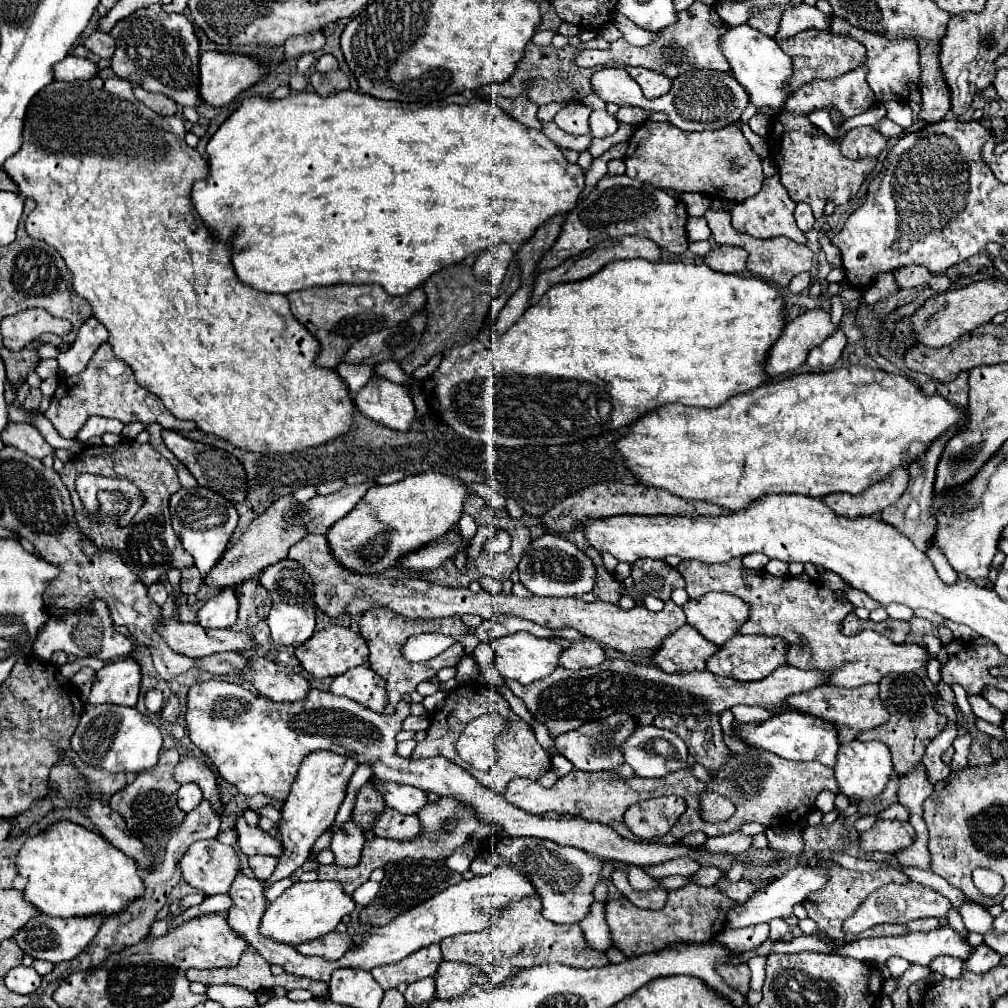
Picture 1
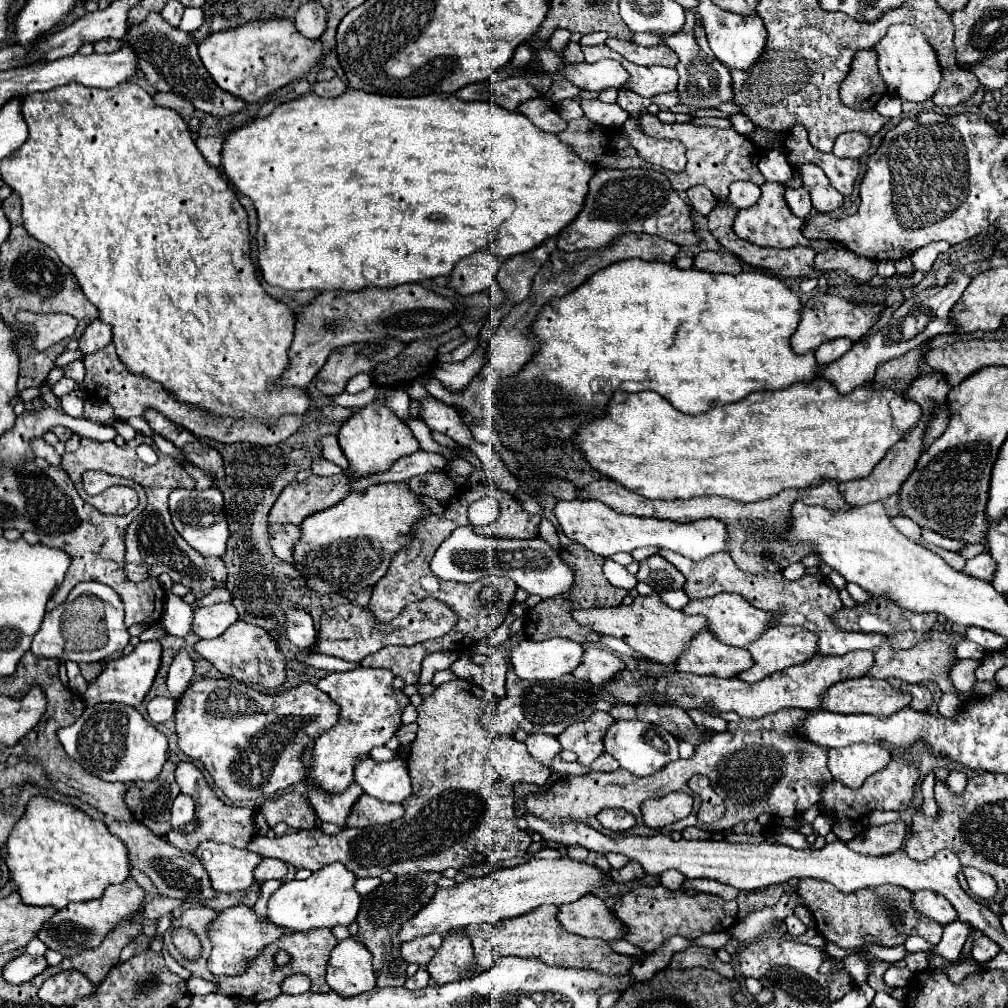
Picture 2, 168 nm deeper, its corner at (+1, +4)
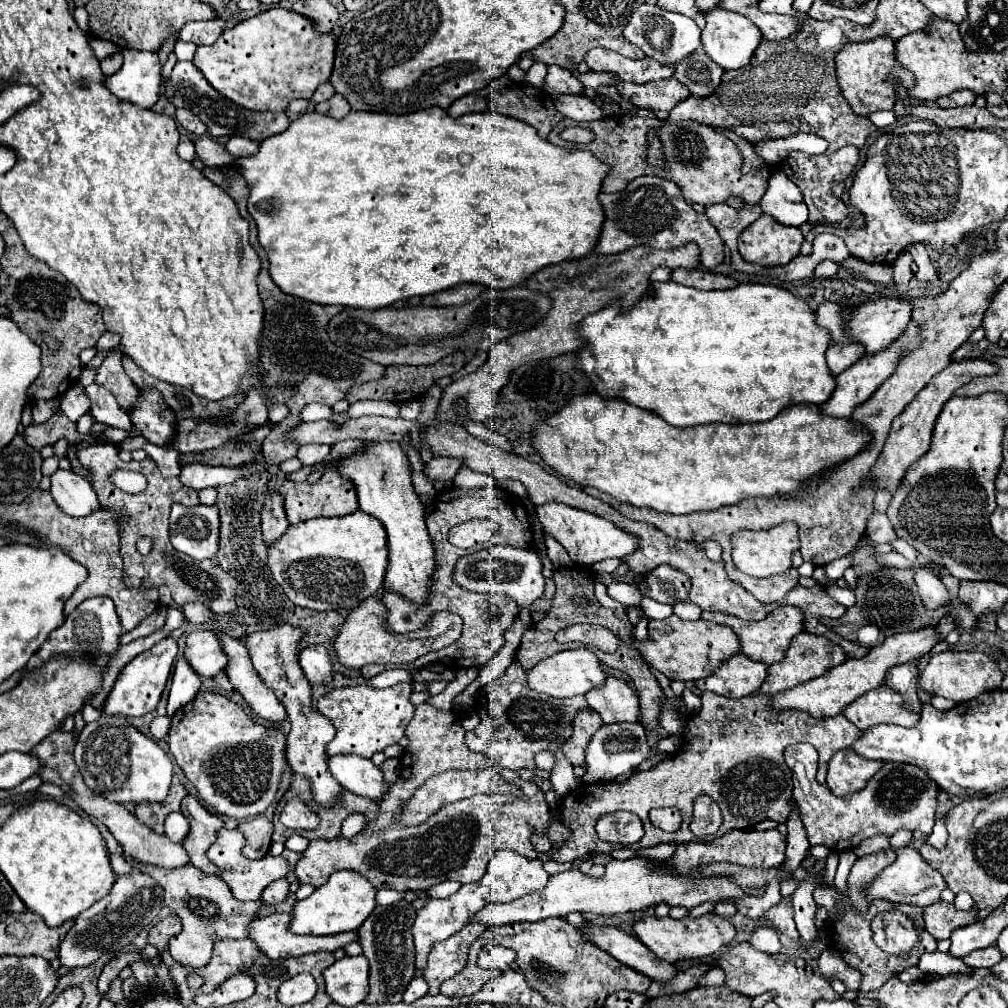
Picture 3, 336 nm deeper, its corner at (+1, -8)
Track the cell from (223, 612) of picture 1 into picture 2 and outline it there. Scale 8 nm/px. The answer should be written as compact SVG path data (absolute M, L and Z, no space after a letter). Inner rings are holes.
M212 604L212 606L206 606L206 608L196 608L192 632L200 640L218 638L236 620L238 620L238 612L232 604Z

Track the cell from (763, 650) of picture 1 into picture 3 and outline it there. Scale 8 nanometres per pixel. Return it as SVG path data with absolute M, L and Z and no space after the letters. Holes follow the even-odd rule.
M800 632L790 642L790 648L788 648L784 660L774 662L774 664L768 666L768 676L766 676L764 684L760 686L760 692L764 692L764 694L776 694L776 692L794 688L800 682L806 682L806 680L812 680L816 676L822 676L826 670L830 670L832 666L842 664L844 660L846 660L846 654L842 652L842 648L838 644L834 644L834 642L830 642L828 638L822 638L822 636Z

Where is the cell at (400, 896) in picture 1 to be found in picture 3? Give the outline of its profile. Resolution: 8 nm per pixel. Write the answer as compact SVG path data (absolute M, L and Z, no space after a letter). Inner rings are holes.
M400 900L392 906L376 906L362 928L358 928L358 944L370 962L370 994L364 1002L384 1004L402 1000L406 984L414 978L414 944L410 932L414 918L416 910L406 900Z

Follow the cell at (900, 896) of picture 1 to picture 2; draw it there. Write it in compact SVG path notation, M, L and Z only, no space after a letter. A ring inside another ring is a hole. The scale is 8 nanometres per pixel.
M914 892L912 894L912 902L914 902L914 908L918 912L922 912L924 916L936 920L938 924L946 926L950 922L956 920L956 912L954 912L954 906L940 894L934 894L934 892Z

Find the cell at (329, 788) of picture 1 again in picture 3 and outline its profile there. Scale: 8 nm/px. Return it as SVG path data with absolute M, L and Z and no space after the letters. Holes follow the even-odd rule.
M396 684L390 688L370 688L362 686L342 686L332 688L318 700L318 710L330 718L336 728L336 738L328 744L326 756L336 754L356 754L362 758L372 758L386 746L396 744L414 716L414 706L410 704L412 684Z

